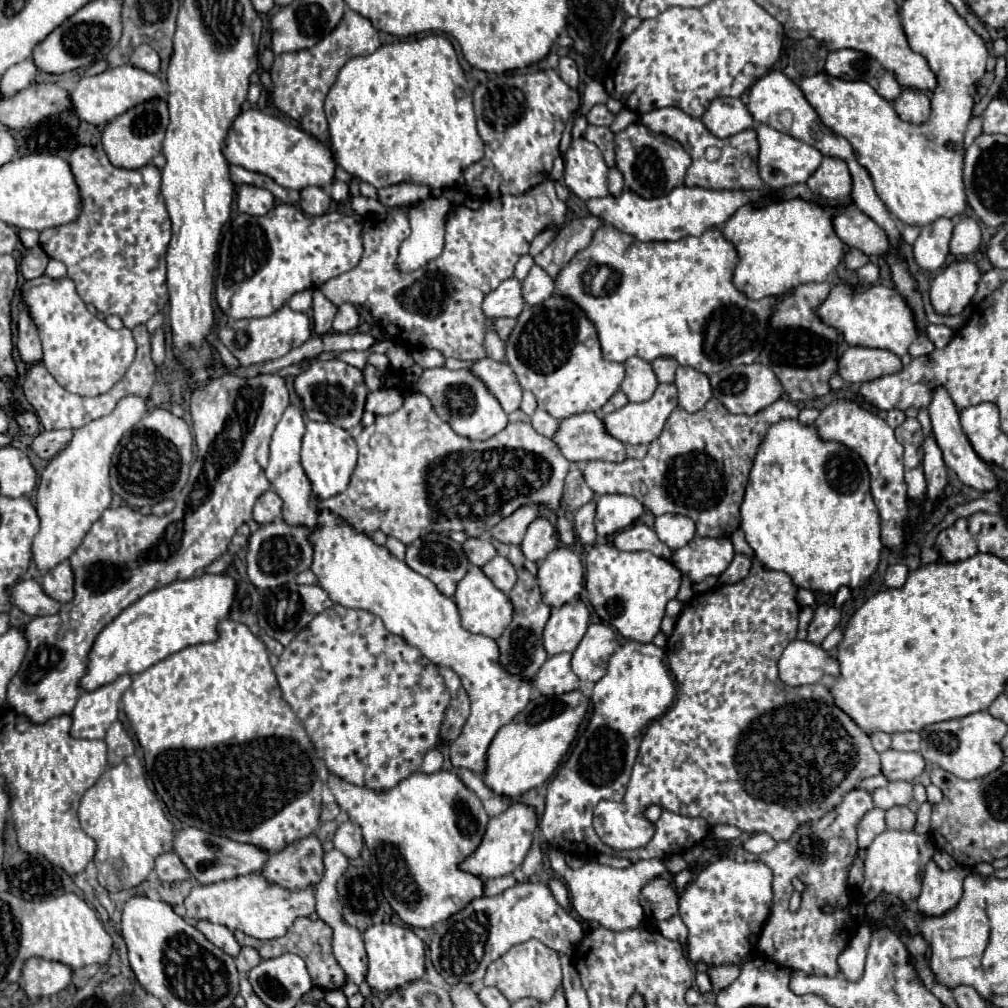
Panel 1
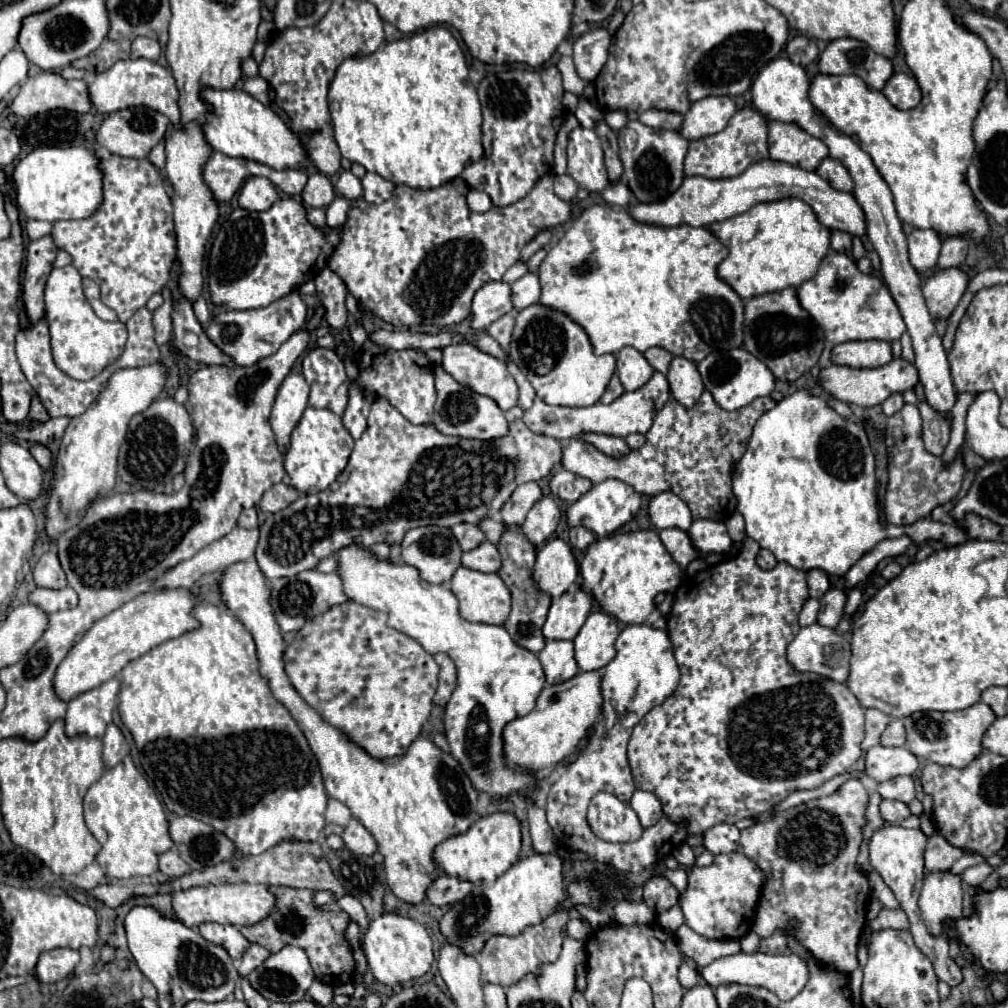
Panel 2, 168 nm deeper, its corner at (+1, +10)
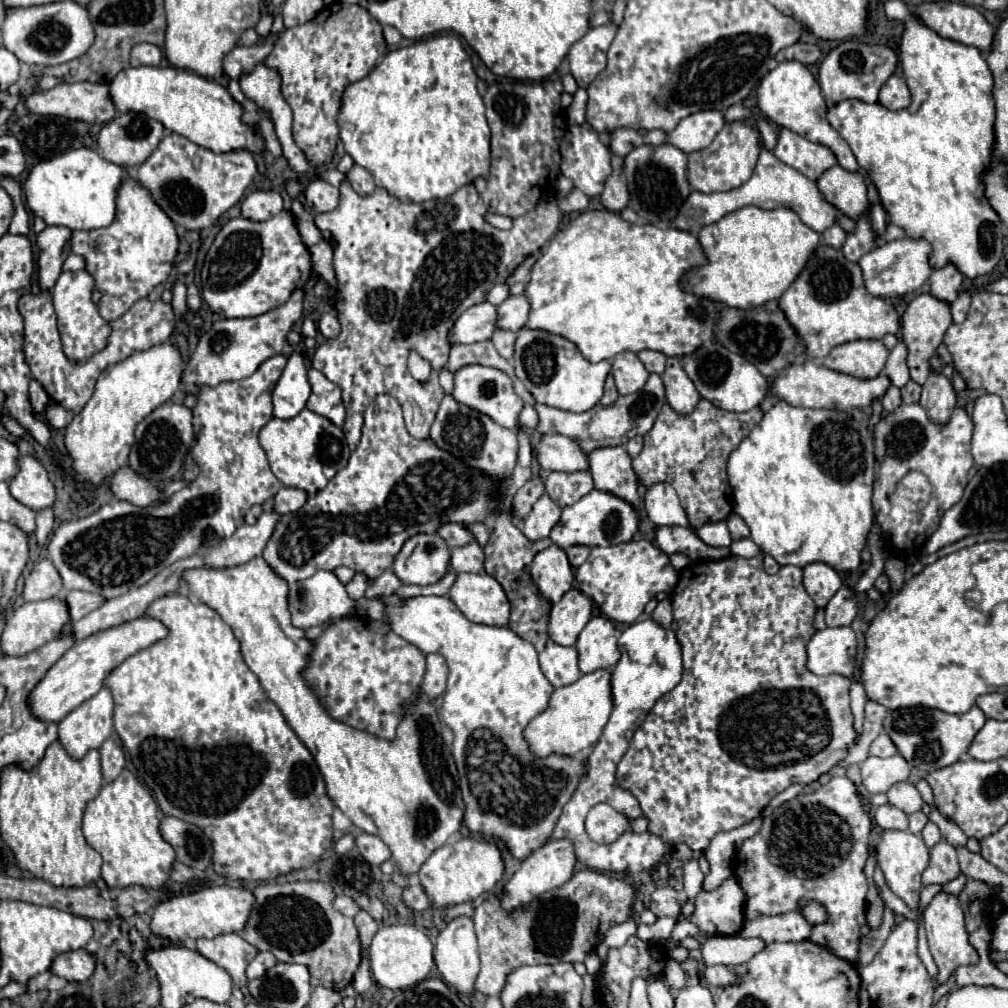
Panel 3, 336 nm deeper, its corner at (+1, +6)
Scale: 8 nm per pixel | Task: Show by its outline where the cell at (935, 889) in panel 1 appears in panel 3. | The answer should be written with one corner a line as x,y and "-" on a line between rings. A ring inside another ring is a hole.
937,893
929,907
923,913
923,925
927,931
927,941
931,955
939,967
939,977
937,983
945,983
949,975
959,967
959,965
975,965
979,961
979,955
975,947
969,943
969,933
965,929
965,919
963,919
963,907
955,895
947,893

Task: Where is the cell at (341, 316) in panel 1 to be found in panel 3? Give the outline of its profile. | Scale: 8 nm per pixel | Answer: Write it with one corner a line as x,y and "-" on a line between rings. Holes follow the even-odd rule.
321,315
317,327
319,327
319,331
321,331
321,335
325,339
335,339
339,335
339,331
341,331
337,315

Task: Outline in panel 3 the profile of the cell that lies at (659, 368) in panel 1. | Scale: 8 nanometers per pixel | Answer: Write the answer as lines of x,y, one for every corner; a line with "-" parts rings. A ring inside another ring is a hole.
645,349
645,351
639,351
637,357
641,359
641,363
645,365
645,369
647,369
649,373
657,373
657,375
661,375
661,373
665,371
665,361
667,361
667,357
665,357
663,353

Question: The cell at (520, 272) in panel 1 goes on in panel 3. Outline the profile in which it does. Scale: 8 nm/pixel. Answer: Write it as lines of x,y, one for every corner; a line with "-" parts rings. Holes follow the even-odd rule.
501,283
501,285
495,285
495,287
489,291
487,301
493,303
493,305
501,305
507,297
509,297
509,287
507,287
505,283

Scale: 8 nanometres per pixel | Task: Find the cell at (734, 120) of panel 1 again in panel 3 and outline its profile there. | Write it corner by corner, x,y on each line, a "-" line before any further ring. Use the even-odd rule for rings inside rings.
699,111
679,121
679,125
669,133
669,143
685,153
693,153
709,147
713,137
723,129
721,111

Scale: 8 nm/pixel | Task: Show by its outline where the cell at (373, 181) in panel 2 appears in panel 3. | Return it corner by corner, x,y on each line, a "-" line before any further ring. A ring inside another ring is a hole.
353,165
351,171
345,173
347,181
351,179
351,187
359,193
359,195
369,195
375,189
375,181
371,177
371,173
367,169
363,169
361,165

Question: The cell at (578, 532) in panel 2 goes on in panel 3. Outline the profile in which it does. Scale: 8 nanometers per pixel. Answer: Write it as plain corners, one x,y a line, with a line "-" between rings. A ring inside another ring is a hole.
575,545
575,547
569,547
565,553
569,557
569,563
577,569
581,563
585,563
585,559
589,557
589,547
581,547
581,545

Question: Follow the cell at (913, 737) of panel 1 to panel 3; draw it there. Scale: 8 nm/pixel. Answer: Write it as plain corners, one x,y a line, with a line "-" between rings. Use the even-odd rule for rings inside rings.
879,735
875,741
873,741
873,745
871,745
871,749
869,749
869,755
877,755
877,757
893,757
893,755
897,755
897,747
893,745
893,741
889,739
889,735

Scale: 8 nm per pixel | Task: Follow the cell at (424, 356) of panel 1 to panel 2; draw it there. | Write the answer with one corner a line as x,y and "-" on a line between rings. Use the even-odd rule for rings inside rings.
469,343
443,347
441,353
443,353
443,363
441,363
443,369
447,373
451,373
459,383
471,387
475,393
491,397
503,411
507,411
509,407
517,405
517,383
509,375
507,365
501,359
497,359
497,357
493,357
493,355
489,355
489,353
485,353
479,347
469,345

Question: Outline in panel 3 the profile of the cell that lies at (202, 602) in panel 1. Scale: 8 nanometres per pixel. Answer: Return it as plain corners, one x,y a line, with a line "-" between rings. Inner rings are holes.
137,617
129,623
123,623
119,627
111,627
105,631
99,631
83,641
77,641
47,673
45,677
35,685
35,689
29,695
29,709
33,717
41,721
53,721
59,723
67,713
77,709
83,701
99,693
103,687
105,677
127,657
135,655
137,651
153,645
155,641
163,639
167,635
167,627
149,617

